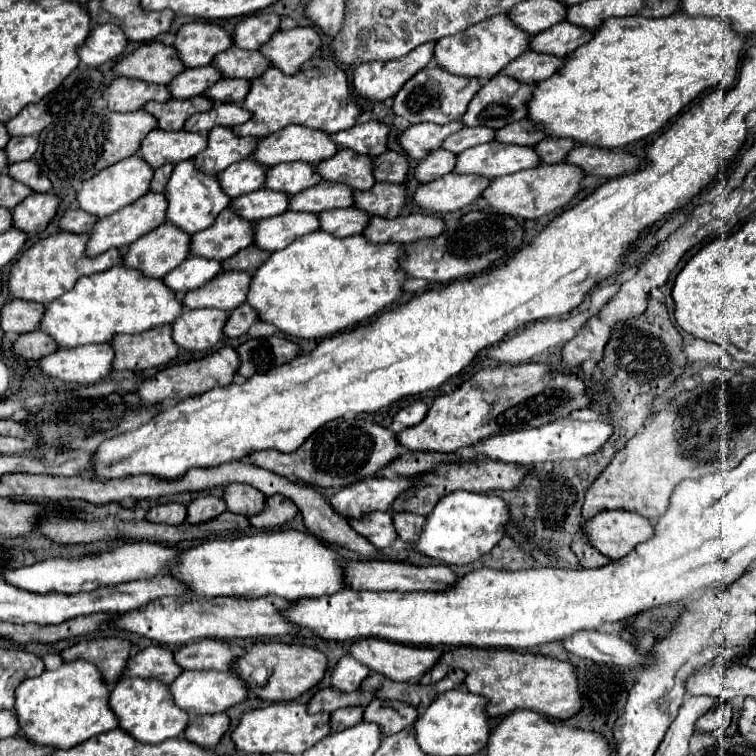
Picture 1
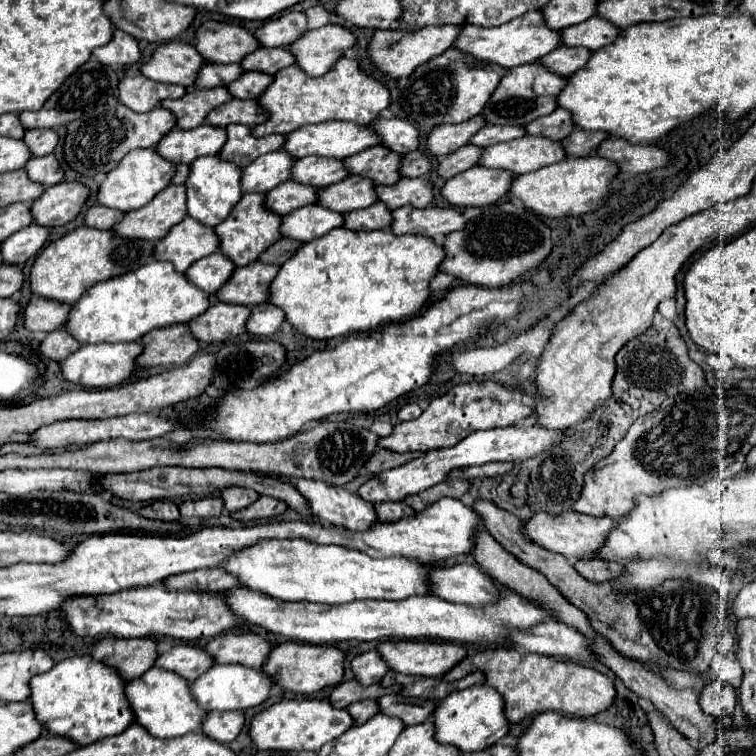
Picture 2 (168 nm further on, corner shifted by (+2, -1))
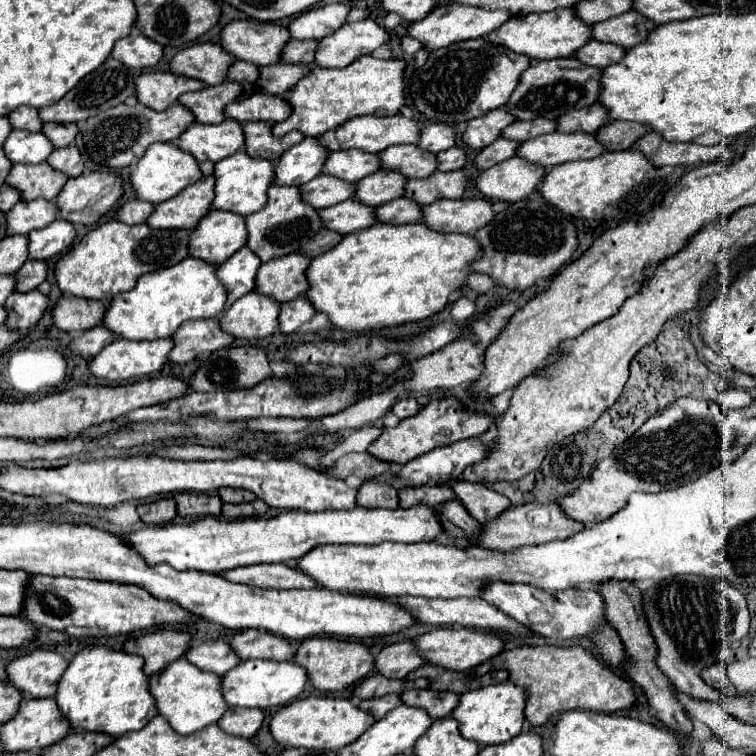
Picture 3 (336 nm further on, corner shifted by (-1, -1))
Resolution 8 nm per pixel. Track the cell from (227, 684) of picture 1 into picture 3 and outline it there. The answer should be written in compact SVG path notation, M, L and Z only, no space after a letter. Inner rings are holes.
M241 661L235 669L223 675L223 695L231 707L283 707L297 699L307 683L307 671L295 661Z

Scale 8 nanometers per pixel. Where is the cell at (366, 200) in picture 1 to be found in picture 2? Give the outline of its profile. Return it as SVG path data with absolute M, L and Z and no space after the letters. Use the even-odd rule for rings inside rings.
M402 177L394 185L378 185L376 187L376 197L390 211L398 209L398 207L404 207L404 205L424 209L432 203L434 193L432 193L432 185L426 179Z

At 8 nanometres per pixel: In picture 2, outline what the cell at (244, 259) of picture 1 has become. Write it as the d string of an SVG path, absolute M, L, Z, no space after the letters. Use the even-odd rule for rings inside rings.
M282 237L278 243L270 245L270 247L264 251L264 255L258 257L258 259L264 261L264 263L270 263L270 265L282 265L288 257L294 255L294 251L296 251L298 247L300 247L300 243Z

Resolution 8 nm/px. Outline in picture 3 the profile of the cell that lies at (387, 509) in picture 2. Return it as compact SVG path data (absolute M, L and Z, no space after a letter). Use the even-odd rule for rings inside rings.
M365 481L359 491L357 491L357 505L361 507L385 507L385 509L397 509L399 499L397 499L397 489L389 483L381 481Z

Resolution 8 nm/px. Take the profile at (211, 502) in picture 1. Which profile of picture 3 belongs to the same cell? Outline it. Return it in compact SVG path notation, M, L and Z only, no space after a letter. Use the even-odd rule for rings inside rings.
M175 493L177 513L181 517L219 517L223 501L213 493Z

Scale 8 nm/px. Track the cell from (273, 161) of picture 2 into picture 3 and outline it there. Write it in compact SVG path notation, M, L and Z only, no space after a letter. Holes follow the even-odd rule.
M305 137L297 147L291 147L281 155L275 167L275 183L279 185L303 185L315 179L325 159L329 157L329 149L319 143L315 137Z

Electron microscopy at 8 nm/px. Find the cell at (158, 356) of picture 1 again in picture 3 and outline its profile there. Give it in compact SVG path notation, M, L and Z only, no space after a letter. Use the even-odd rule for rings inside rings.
M201 319L183 323L173 335L175 347L169 355L173 363L189 363L201 353L211 353L221 347L229 347L235 337L219 327L219 319Z

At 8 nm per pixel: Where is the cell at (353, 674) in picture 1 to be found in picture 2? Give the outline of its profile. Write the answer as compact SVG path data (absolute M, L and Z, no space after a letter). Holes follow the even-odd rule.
M368 651L368 653L356 655L350 665L352 665L354 679L358 683L362 683L364 687L378 683L386 675L386 671L388 671L386 663L378 657L376 651Z

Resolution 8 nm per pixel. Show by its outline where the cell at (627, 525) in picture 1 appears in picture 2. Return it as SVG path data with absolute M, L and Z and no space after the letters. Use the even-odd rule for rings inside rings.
M568 511L562 515L546 515L546 513L536 513L526 525L524 525L524 533L538 543L540 547L546 547L548 551L566 555L566 557L588 557L594 555L594 551L598 551L598 547L602 547L602 543L606 543L606 535L610 535L610 527L614 527L616 521L612 521L610 517L590 517L590 515L582 515L576 511Z

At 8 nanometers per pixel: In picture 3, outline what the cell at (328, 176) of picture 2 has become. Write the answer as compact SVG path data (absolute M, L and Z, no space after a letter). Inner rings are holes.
M347 149L347 151L333 151L333 155L327 157L323 173L335 175L339 179L355 177L355 179L347 179L347 181L357 183L363 177L367 177L379 169L381 169L381 161L379 161L377 153L365 153L361 149Z

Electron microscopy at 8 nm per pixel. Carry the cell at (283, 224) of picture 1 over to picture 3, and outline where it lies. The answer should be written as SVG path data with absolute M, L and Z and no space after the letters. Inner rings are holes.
M347 199L343 203L337 203L333 207L321 209L321 219L325 229L333 229L337 233L355 233L359 229L373 227L377 223L375 207L361 205L359 199Z

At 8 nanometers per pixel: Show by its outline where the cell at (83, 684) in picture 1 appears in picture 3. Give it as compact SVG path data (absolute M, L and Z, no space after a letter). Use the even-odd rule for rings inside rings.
M105 645L99 647L87 647L79 651L71 665L67 667L65 675L59 681L59 689L55 695L55 701L63 715L71 721L75 731L99 731L113 737L121 737L129 731L143 729L155 715L157 715L157 703L153 703L153 695L149 695L149 677L143 671L143 659L139 655L131 655L125 651L115 651Z

